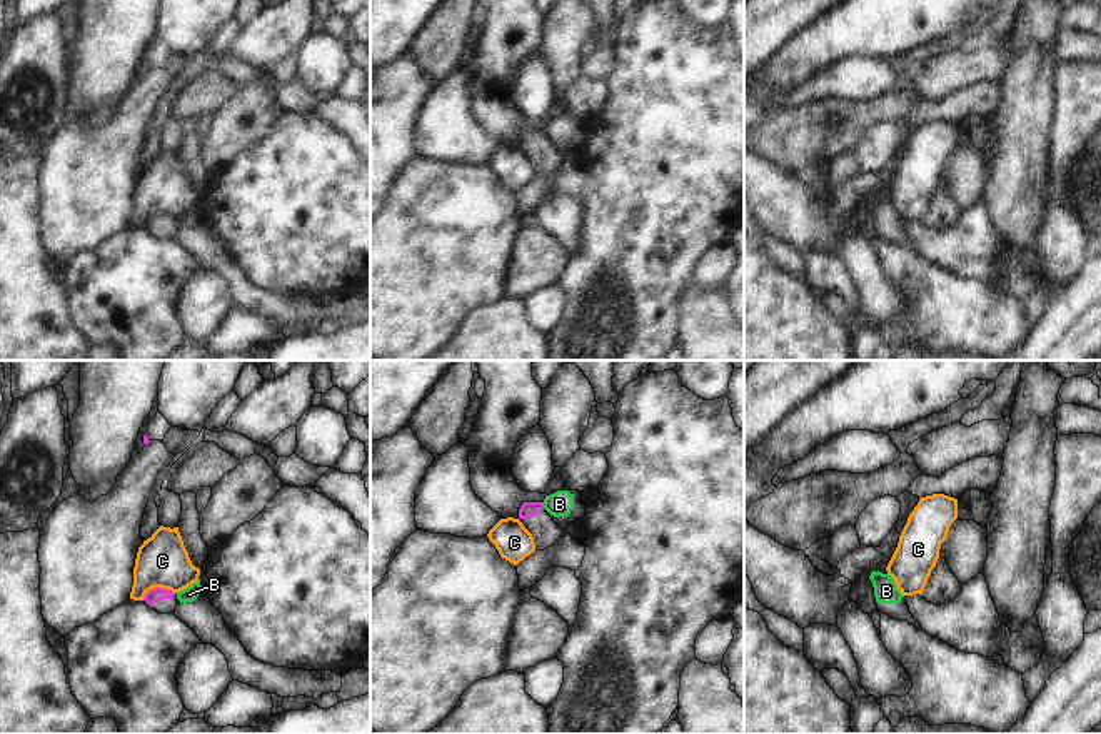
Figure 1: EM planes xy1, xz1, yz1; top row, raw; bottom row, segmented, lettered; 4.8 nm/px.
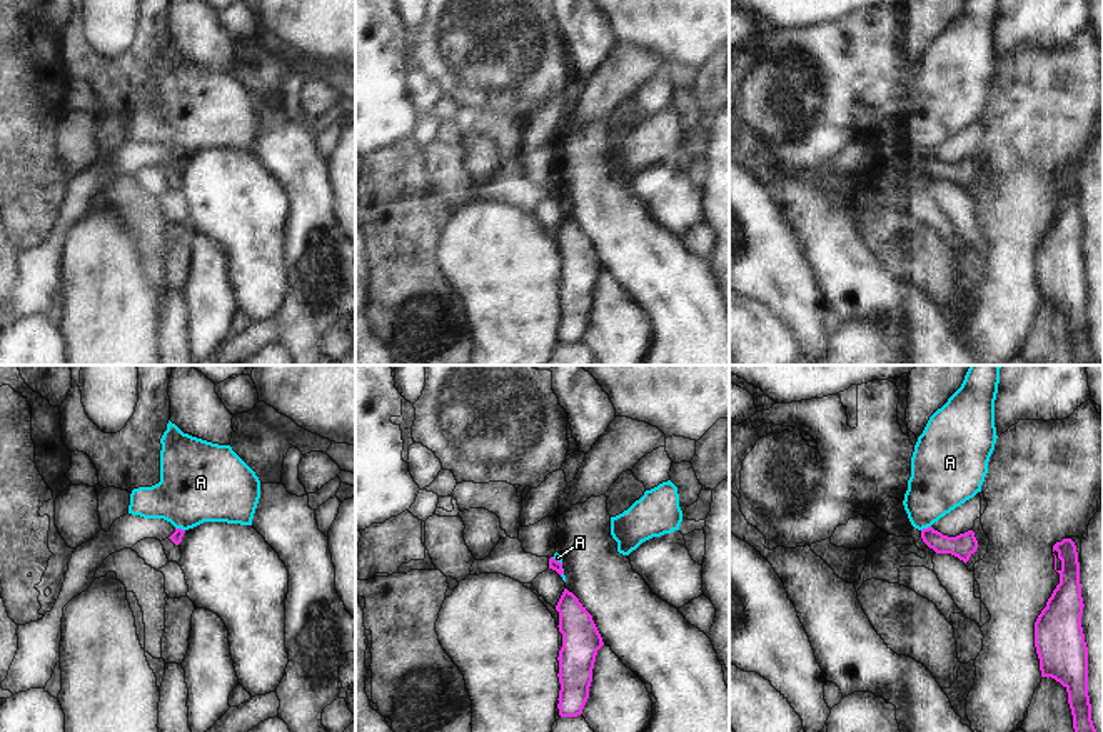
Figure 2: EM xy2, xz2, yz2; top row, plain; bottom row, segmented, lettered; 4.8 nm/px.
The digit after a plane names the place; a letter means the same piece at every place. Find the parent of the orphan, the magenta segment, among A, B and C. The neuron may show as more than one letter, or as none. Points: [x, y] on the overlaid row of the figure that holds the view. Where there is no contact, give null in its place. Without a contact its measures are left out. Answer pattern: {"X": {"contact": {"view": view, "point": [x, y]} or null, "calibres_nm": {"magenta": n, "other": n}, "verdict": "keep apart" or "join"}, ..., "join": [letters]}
{"A": {"contact": {"view": "yz2", "point": [925, 529]}, "calibres_nm": {"magenta": 120, "other": 300}, "verdict": "keep apart"}, "B": {"contact": {"view": "xz1", "point": [542, 506]}, "calibres_nm": {"magenta": 70, "other": 130}, "verdict": "keep apart"}, "C": {"contact": {"view": "xy1", "point": [157, 588]}, "calibres_nm": {"magenta": 70, "other": 260}, "verdict": "keep apart"}, "join": []}

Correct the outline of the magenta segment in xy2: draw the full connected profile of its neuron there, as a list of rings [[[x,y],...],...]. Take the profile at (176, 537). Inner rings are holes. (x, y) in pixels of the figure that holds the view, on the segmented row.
[[[127,514],[117,519],[108,532],[100,530],[92,540],[77,547],[53,609],[37,622],[18,625],[18,650],[2,689],[13,695],[30,689],[45,689],[60,660],[63,607],[92,585],[95,572],[108,555],[132,549],[144,539],[160,542],[170,539],[179,545],[184,534],[185,530],[175,529],[164,519],[144,519]]]

